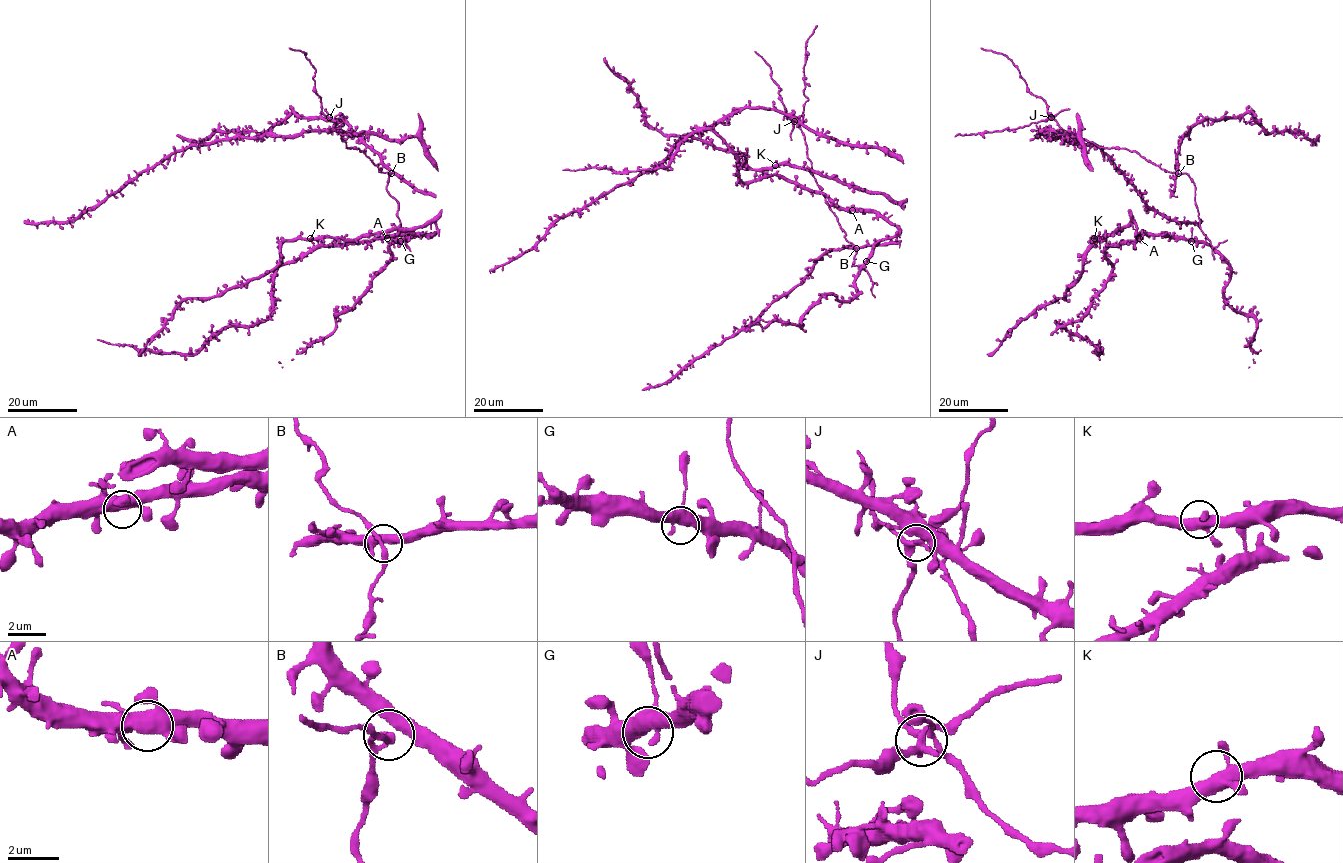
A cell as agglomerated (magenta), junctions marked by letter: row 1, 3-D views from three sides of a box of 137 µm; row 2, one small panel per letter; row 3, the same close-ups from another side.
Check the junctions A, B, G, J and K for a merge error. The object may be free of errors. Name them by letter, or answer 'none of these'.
J

